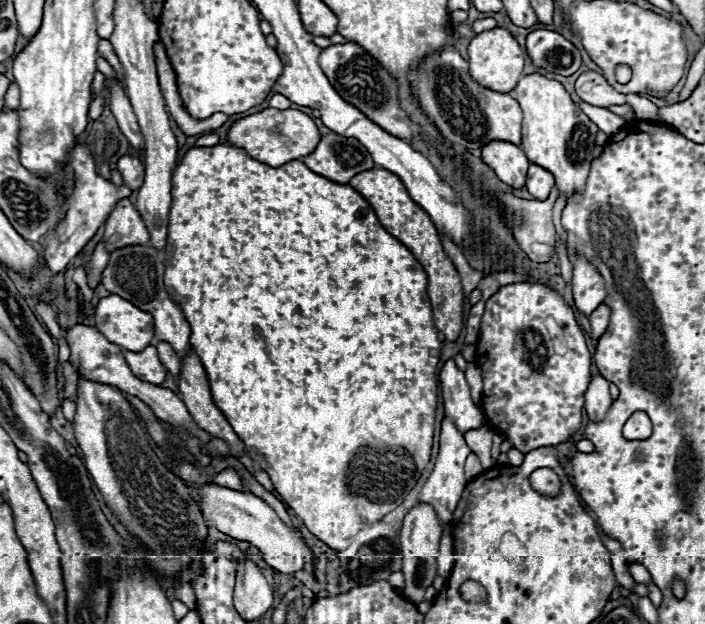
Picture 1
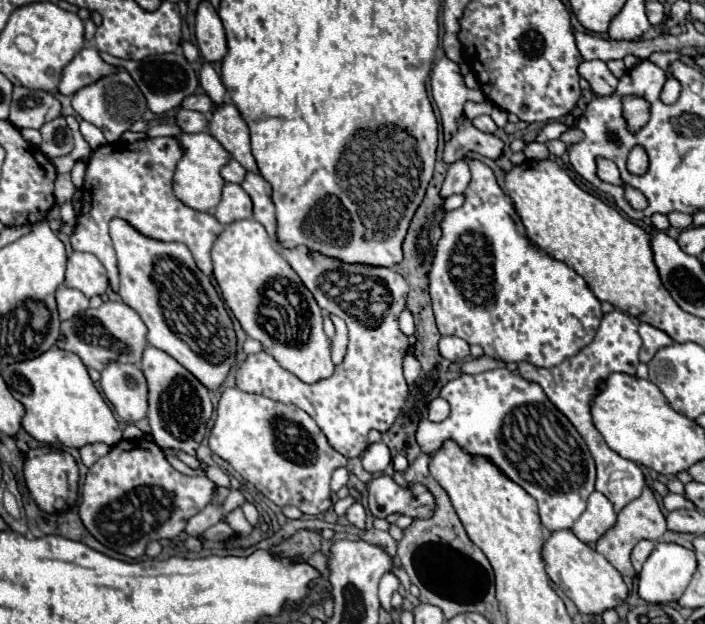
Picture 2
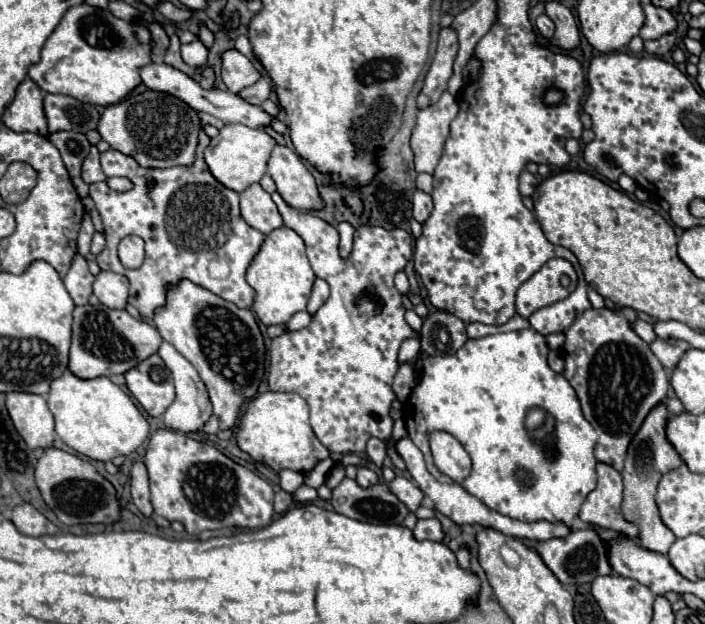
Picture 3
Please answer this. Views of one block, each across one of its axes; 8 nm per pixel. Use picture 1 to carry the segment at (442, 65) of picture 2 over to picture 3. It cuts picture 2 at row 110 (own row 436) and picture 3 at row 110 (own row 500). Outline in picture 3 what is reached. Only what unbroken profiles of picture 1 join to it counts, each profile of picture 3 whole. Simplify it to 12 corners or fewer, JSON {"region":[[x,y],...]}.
{"region":[[450,92],[418,110],[410,138],[416,172],[434,172],[456,118]]}

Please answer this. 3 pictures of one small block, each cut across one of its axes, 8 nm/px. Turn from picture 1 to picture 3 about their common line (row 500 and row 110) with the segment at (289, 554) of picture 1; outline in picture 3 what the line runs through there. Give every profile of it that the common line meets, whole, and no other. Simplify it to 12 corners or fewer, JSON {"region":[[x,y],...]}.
{"region":[[148,64],[142,82],[226,124],[266,128],[274,116],[230,90],[204,90],[168,64]]}

